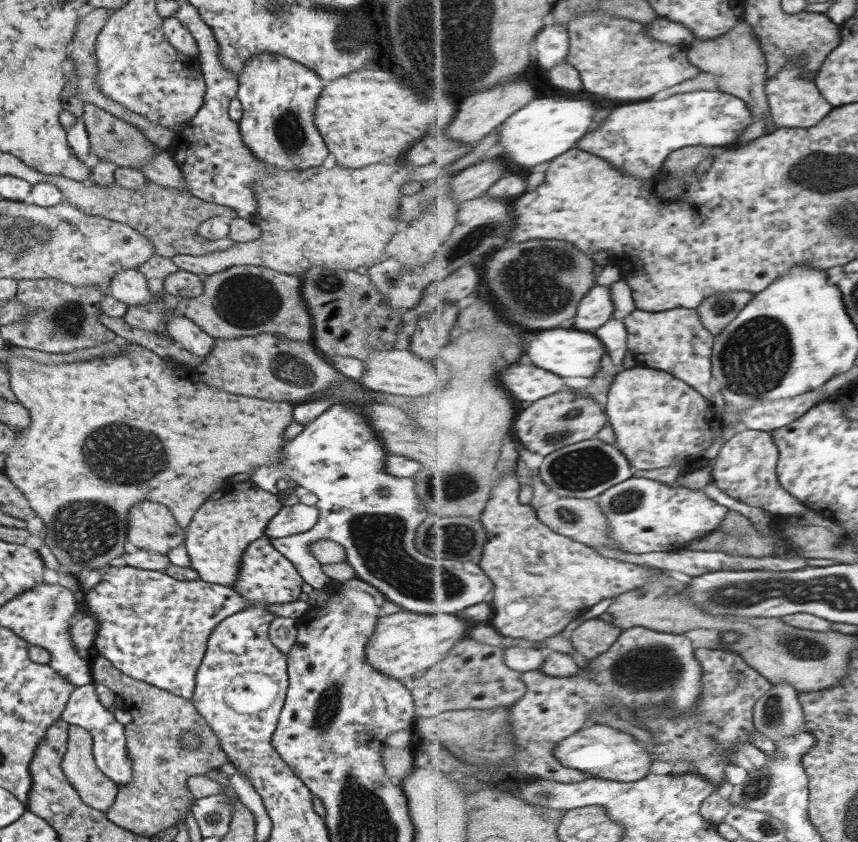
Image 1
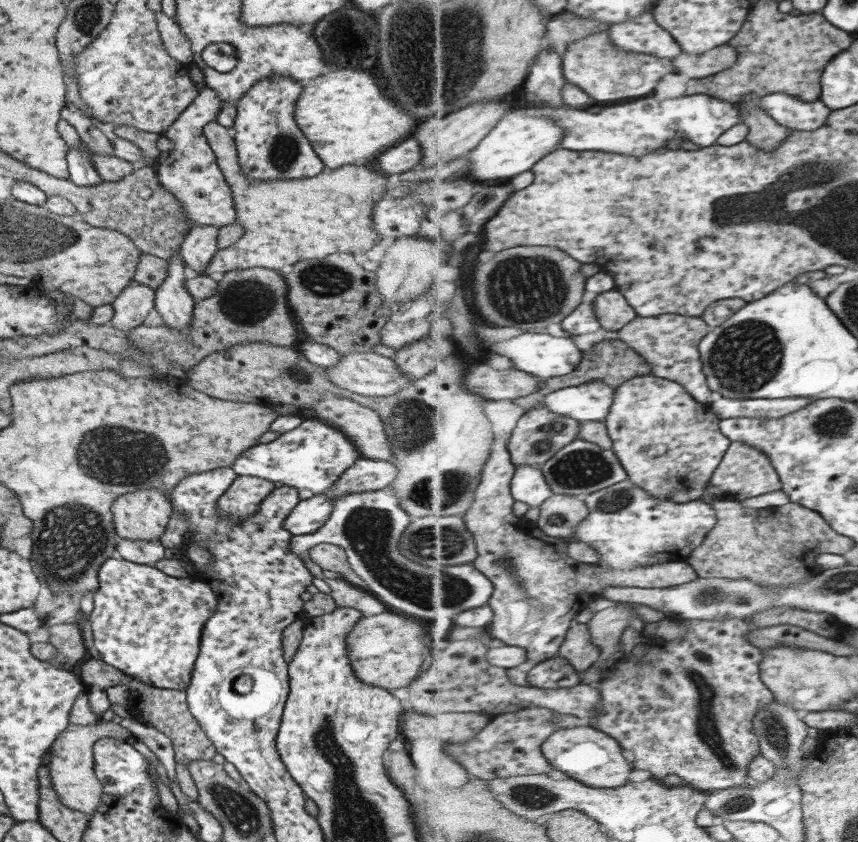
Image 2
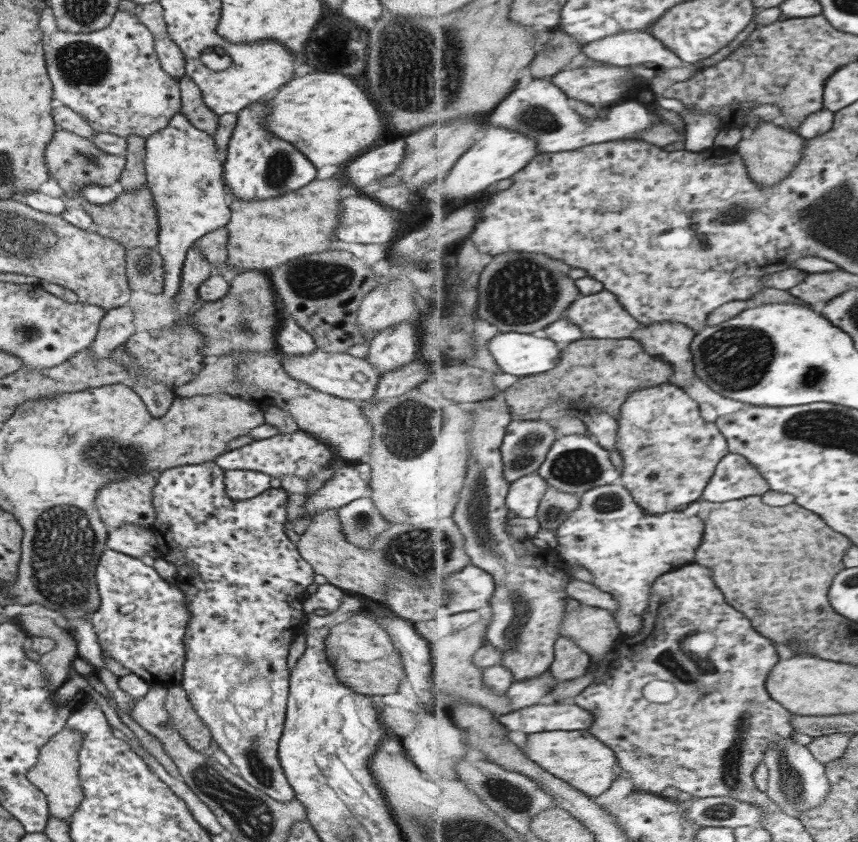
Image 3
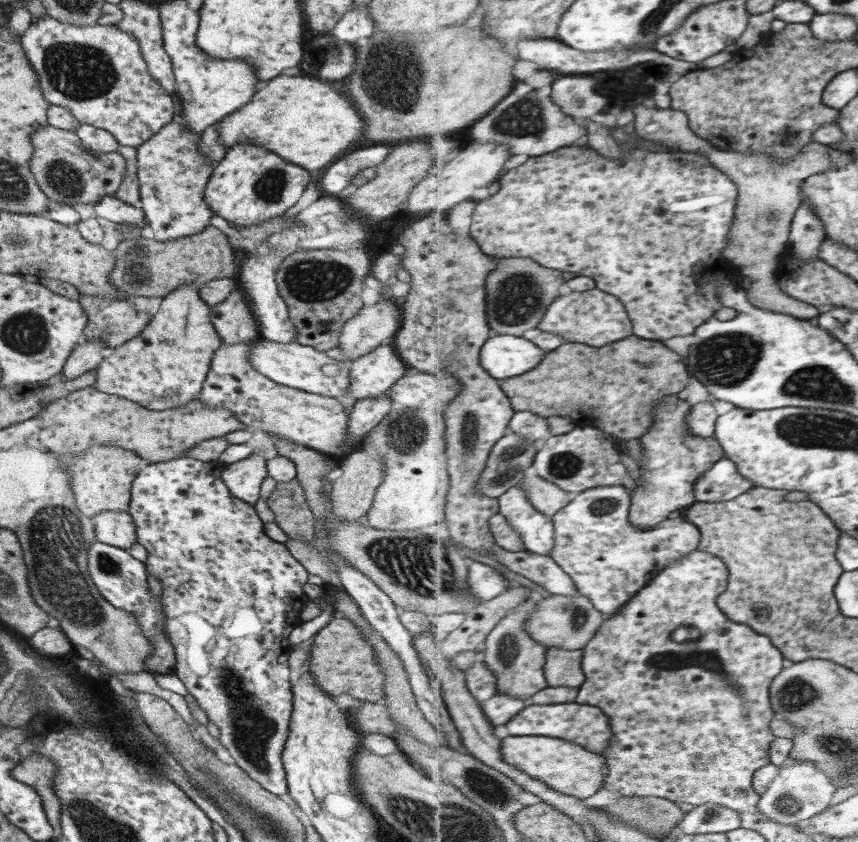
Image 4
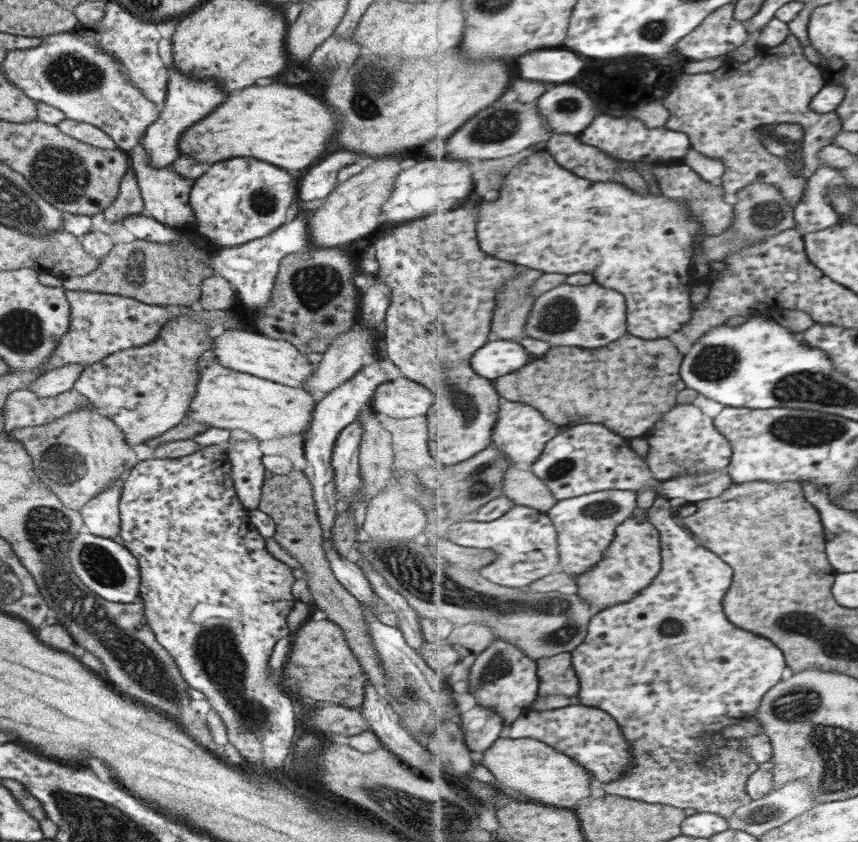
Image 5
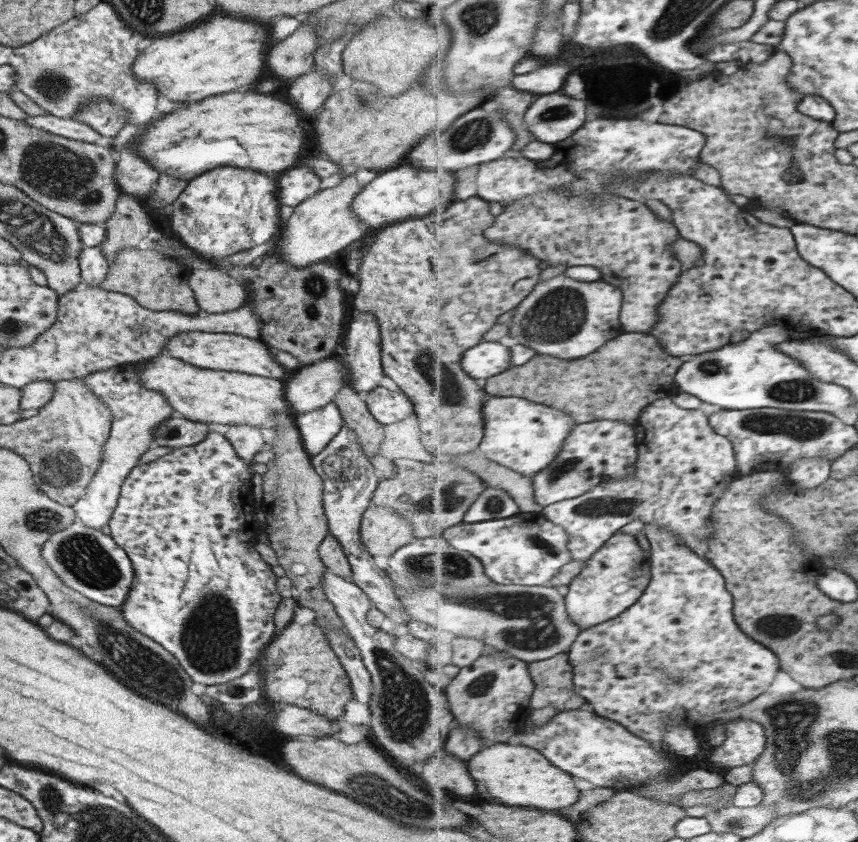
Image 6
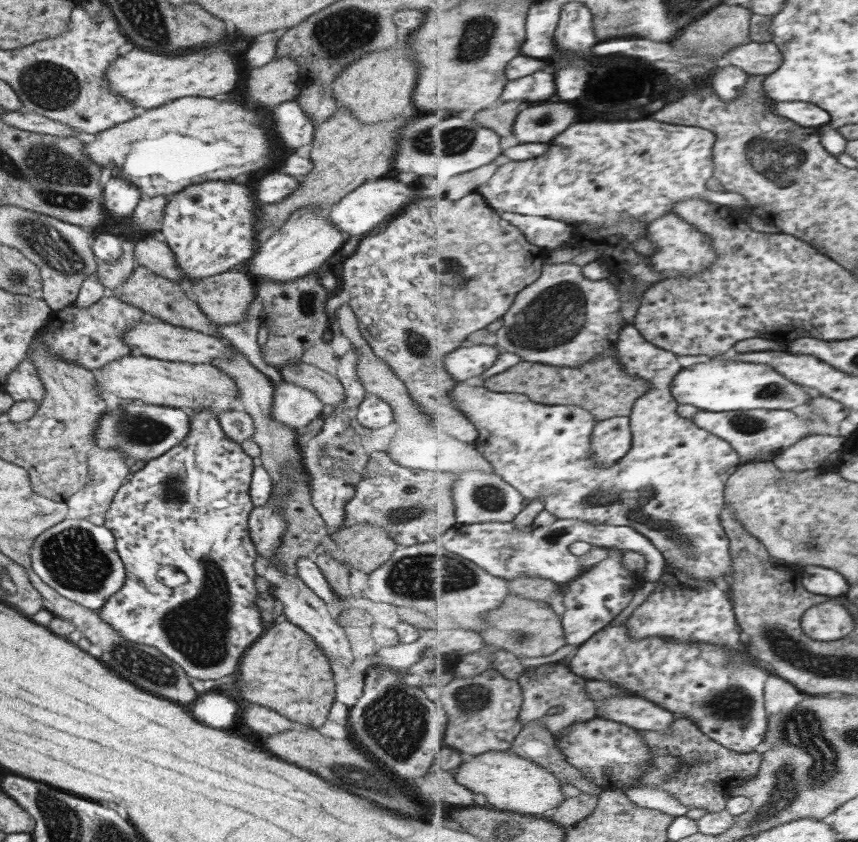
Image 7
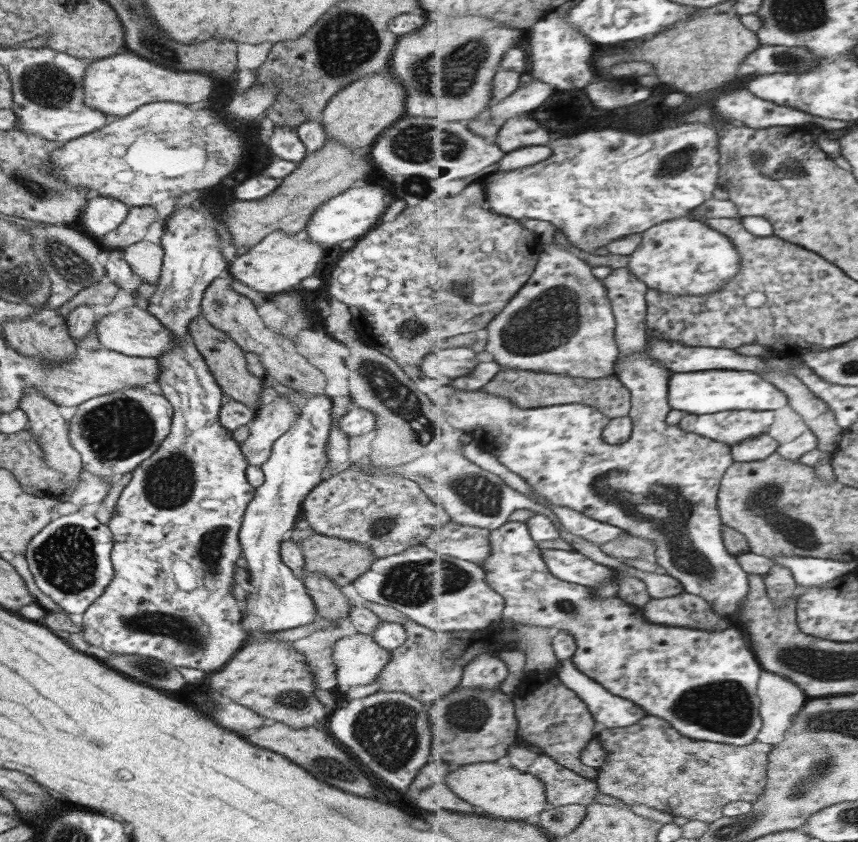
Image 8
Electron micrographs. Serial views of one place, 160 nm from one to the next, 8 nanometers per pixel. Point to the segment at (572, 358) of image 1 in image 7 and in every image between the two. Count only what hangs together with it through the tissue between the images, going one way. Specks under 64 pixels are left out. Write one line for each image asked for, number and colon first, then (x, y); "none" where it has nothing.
2: (546, 356)
3: (521, 354)
4: (504, 356)
5: (500, 357)
6: (487, 359)
7: (470, 360)

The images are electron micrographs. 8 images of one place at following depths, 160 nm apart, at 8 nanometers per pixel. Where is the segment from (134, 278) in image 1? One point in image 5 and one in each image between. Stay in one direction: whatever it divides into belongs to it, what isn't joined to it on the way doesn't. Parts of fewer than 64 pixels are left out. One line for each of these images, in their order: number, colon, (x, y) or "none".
2: (132, 303)
3: (116, 326)
4: (84, 357)
5: (55, 381)

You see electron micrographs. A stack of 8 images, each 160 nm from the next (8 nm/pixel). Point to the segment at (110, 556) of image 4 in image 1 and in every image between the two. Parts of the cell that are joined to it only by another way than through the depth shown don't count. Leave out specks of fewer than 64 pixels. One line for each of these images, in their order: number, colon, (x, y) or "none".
1: (153, 628)
2: (147, 625)
3: (140, 622)

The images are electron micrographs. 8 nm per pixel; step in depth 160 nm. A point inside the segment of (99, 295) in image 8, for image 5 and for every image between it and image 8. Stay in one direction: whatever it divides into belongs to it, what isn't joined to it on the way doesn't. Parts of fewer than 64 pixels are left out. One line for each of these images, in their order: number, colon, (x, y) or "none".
5: (128, 202)
6: (127, 226)
7: (109, 275)

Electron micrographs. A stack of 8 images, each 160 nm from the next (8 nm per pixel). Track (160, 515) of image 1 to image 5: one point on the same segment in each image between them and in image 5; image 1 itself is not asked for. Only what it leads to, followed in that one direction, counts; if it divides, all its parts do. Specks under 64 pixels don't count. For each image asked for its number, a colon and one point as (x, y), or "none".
2: (141, 515)
3: (126, 501)
4: (100, 479)
5: (78, 455)

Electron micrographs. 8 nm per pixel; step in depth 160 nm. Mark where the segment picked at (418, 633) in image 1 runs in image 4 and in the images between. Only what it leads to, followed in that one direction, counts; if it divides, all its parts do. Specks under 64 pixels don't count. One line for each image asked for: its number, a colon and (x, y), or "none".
2: (386, 650)
3: (363, 658)
4: (341, 661)

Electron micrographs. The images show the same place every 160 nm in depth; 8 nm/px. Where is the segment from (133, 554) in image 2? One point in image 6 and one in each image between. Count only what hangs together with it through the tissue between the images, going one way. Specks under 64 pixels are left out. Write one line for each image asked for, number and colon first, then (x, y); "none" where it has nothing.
3: (131, 540)
4: (111, 527)
5: (100, 516)
6: (136, 411)

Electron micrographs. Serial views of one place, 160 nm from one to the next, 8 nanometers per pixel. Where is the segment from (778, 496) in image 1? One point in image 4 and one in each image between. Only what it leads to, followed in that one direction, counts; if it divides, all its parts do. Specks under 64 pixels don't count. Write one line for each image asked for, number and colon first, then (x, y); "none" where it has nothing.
2: (746, 472)
3: (735, 478)
4: (724, 482)

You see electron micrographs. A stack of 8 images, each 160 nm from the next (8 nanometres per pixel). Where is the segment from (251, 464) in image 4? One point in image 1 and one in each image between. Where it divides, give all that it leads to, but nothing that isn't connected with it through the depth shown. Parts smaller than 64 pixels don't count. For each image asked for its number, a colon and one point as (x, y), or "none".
1: (232, 517)
2: (243, 496)
3: (238, 484)

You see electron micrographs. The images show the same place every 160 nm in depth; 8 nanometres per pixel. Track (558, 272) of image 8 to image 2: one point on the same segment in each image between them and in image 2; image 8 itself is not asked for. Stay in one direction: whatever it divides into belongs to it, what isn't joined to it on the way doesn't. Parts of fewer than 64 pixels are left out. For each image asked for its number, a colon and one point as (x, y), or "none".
2: (614, 311)
3: (601, 316)
4: (596, 318)
5: (592, 316)
6: (563, 317)
7: (563, 301)

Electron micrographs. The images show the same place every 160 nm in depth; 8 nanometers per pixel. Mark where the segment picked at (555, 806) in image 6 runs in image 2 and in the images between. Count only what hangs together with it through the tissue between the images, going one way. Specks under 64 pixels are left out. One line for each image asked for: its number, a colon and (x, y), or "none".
2: (583, 753)
3: (578, 757)
4: (572, 769)
5: (536, 769)

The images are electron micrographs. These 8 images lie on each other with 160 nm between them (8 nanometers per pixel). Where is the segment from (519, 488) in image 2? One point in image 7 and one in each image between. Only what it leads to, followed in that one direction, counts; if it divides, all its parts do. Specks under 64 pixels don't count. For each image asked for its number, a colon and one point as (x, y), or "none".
3: (525, 495)
4: (536, 530)
5: (525, 540)
6: (528, 549)
7: (544, 552)

